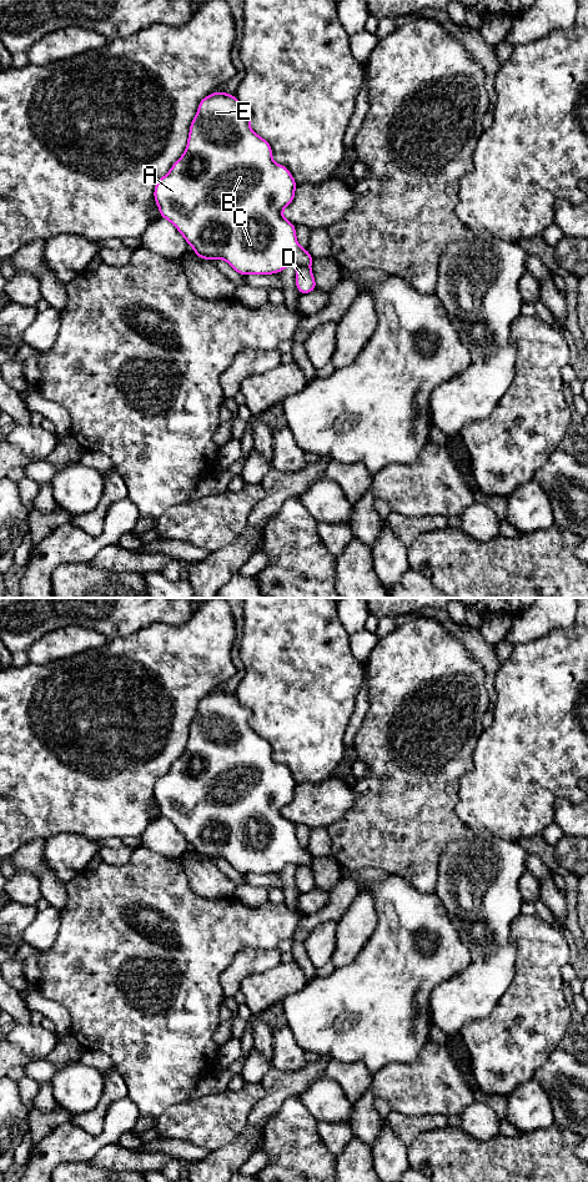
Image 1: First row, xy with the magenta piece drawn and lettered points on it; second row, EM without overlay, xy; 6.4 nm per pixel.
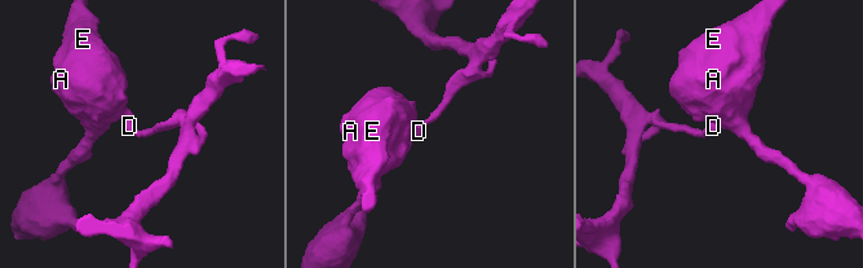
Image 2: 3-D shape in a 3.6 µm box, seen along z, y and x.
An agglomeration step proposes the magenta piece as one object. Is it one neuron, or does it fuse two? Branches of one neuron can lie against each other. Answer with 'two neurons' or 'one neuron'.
two neurons

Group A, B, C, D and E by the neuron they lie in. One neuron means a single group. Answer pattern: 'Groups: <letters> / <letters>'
Groups: A B C E / D

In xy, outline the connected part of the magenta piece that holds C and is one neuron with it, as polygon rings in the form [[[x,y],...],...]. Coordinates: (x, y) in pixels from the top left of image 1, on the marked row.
[[[218,91],[200,101],[184,155],[156,182],[154,196],[160,215],[179,230],[196,256],[222,258],[242,276],[280,273],[287,266],[310,267],[312,256],[298,245],[295,223],[282,216],[295,198],[297,183],[287,167],[272,160],[271,145],[252,131],[250,120],[251,111],[235,95]]]

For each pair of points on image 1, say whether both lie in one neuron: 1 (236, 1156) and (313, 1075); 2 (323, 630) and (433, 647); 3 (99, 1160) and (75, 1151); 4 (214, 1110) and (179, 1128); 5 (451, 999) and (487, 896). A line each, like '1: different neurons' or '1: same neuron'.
1: same neuron
2: different neurons
3: different neurons
4: same neuron
5: same neuron

